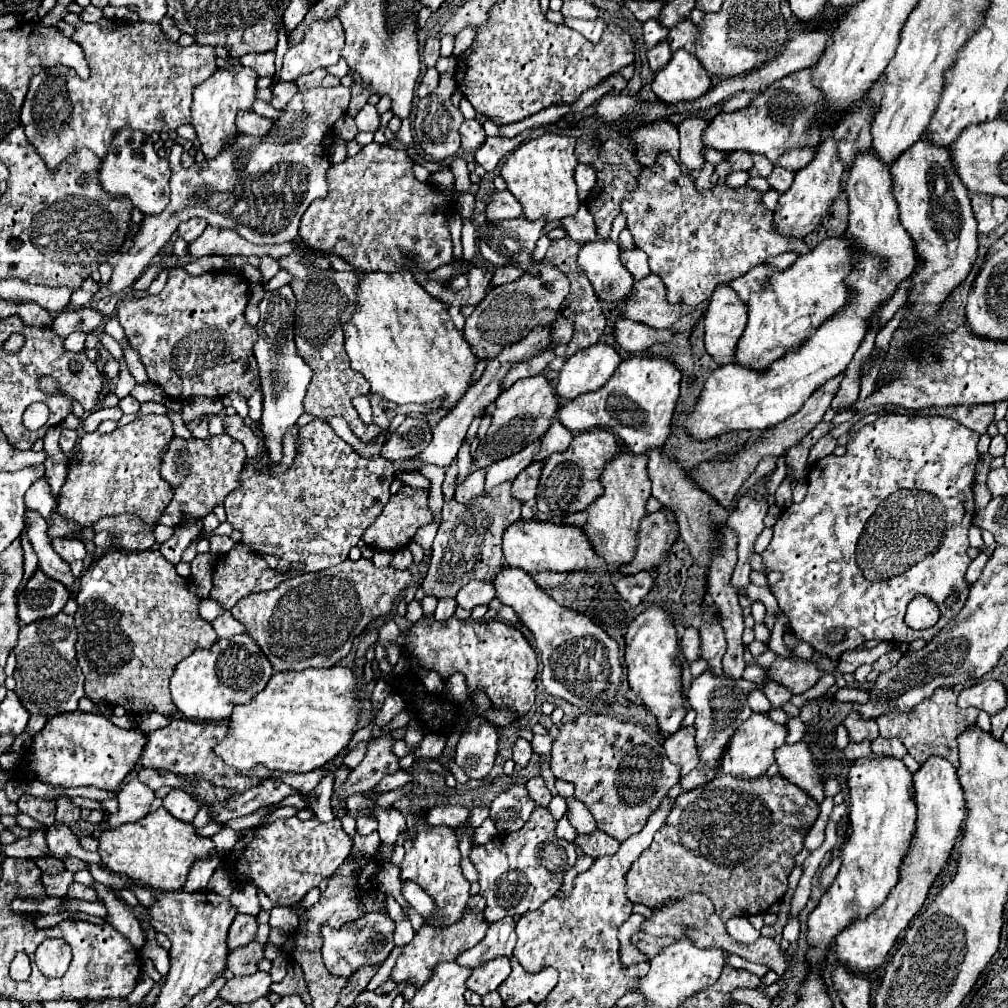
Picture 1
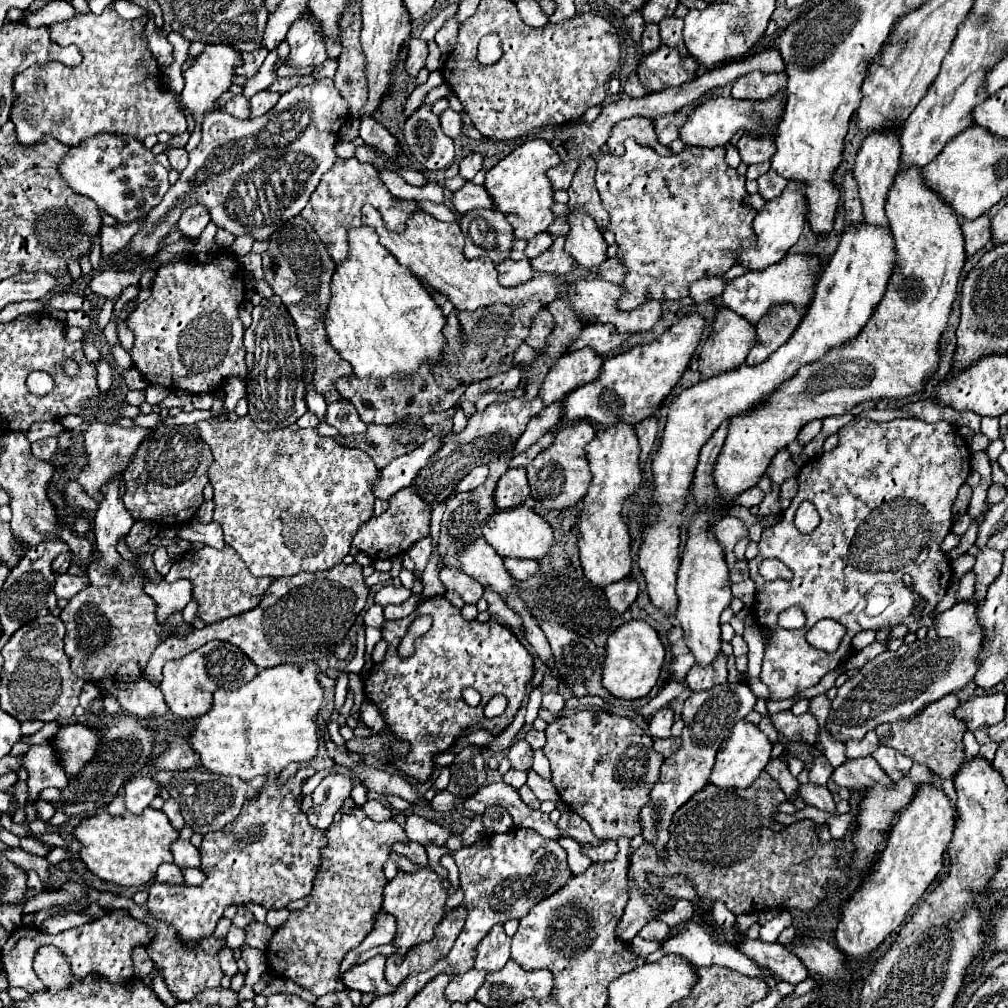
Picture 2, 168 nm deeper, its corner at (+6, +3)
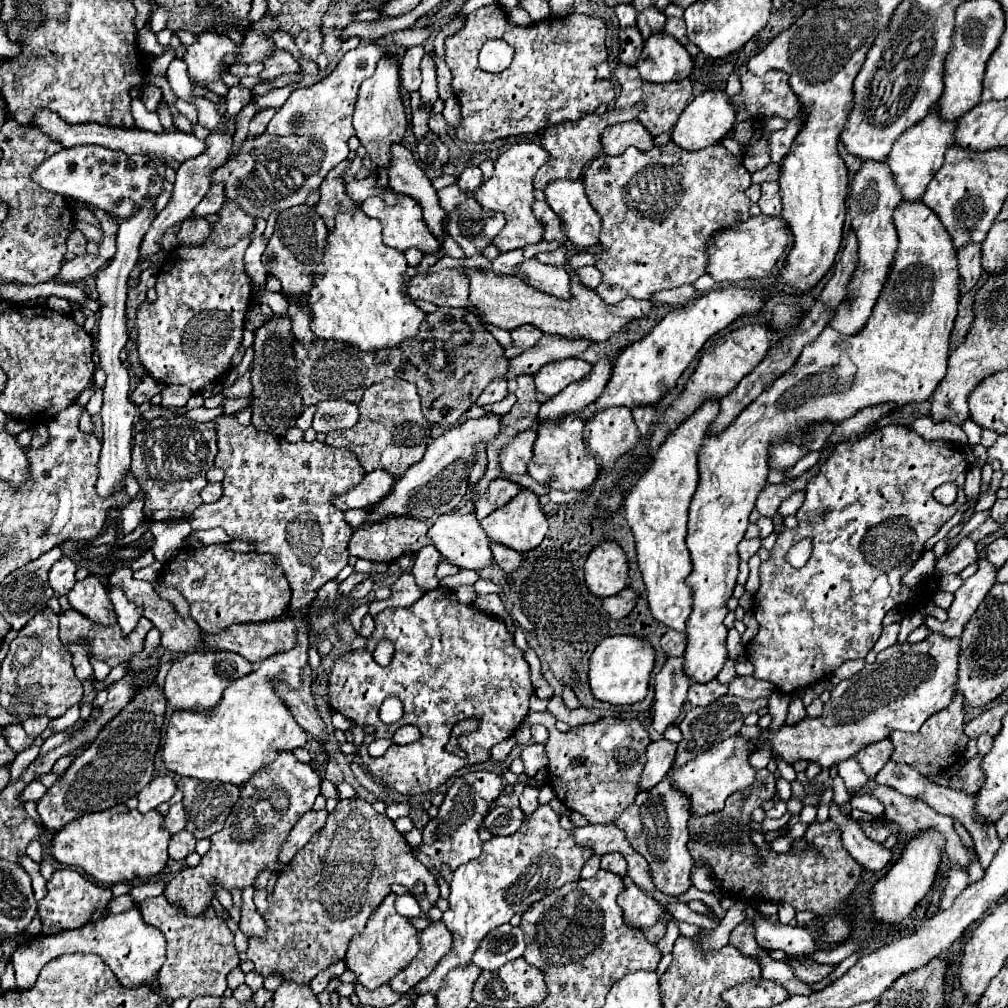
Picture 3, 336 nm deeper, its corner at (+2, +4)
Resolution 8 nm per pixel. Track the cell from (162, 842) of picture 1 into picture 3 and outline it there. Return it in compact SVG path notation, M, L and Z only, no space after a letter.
M124 804L104 812L84 814L68 822L60 832L54 834L50 852L56 862L82 868L86 874L90 874L96 882L104 886L114 886L118 882L134 882L138 878L152 878L160 874L168 862L166 850L170 834L162 828L162 820L164 818L156 810L140 814L138 810L128 810Z

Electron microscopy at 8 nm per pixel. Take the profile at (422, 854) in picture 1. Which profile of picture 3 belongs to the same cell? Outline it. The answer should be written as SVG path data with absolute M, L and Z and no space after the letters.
M388 894L384 902L380 902L380 906L372 912L372 918L368 920L364 932L352 938L344 956L346 968L356 974L356 982L360 982L366 990L374 990L386 984L404 966L408 966L416 956L416 952L420 950L420 944L416 942L418 930L408 922L408 918L400 916L394 910L394 900L396 894Z

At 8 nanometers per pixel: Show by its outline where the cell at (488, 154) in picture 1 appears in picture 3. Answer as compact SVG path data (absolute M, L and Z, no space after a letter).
M468 166L458 178L458 186L462 192L472 192L480 184L482 184L482 170L478 166Z

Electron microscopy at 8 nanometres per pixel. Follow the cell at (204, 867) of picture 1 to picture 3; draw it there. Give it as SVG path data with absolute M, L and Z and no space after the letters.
M182 830L178 834L174 834L170 838L170 846L168 846L168 856L172 860L184 860L188 854L194 852L194 846L196 846L196 838L192 832L188 830Z

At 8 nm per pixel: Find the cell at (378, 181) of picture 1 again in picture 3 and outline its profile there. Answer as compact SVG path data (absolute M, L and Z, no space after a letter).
M348 160L340 162L340 166L336 166L336 170L332 170L332 174L328 174L328 178L324 178L324 182L320 186L320 202L316 204L316 212L324 218L328 228L332 228L336 212L358 208L344 192L342 174L346 172L348 166L350 166Z

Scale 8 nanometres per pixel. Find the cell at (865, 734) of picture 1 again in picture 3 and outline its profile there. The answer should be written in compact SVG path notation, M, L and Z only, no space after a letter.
M886 738L884 742L878 742L876 746L866 746L864 750L860 750L860 754L856 754L856 760L860 762L864 774L868 778L874 778L878 774L878 770L882 770L884 764L890 760L892 752L894 752L894 746Z

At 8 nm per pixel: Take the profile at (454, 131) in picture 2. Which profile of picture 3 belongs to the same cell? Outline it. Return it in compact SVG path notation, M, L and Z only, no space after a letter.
M430 114L430 118L428 118L428 128L430 128L434 134L442 134L442 132L446 132L448 124L446 124L446 120L444 120L442 114Z

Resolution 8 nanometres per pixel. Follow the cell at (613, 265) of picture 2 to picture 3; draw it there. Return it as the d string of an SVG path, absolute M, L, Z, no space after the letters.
M584 266L576 270L576 276L580 280L582 286L588 286L590 290L594 290L600 284L600 272L594 266Z

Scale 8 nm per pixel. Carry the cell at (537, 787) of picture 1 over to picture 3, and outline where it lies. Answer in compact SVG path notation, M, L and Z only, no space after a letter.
M526 786L524 792L520 794L520 810L524 810L524 814L532 814L538 808L538 790Z

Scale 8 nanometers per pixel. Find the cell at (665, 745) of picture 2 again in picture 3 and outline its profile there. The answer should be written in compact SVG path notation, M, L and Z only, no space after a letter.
M656 740L648 744L646 750L646 766L642 772L642 780L638 782L640 790L650 790L654 788L672 768L676 758L676 744L668 740Z

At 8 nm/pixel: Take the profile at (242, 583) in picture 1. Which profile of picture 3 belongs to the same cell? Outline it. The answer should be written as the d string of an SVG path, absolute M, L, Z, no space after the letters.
M200 546L196 550L182 548L172 560L164 562L162 582L170 588L176 588L188 600L190 616L206 634L218 634L232 624L270 622L282 618L290 604L288 580L272 554L234 554L230 548L222 546Z

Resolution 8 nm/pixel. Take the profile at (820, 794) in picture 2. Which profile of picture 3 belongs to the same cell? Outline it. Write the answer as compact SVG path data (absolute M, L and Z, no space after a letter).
M838 804L830 806L830 820L834 820L840 828L842 828L842 842L844 848L850 852L850 856L862 864L866 870L872 872L880 872L882 868L886 868L892 860L892 850L884 848L882 844L870 840L860 824L856 820L852 820L852 816L844 816L838 810Z

